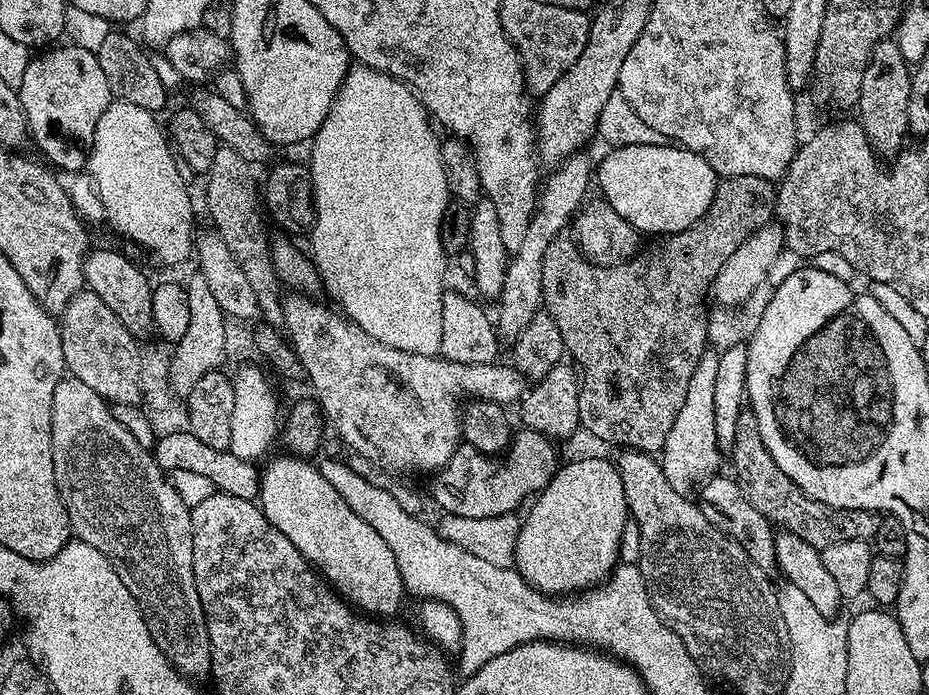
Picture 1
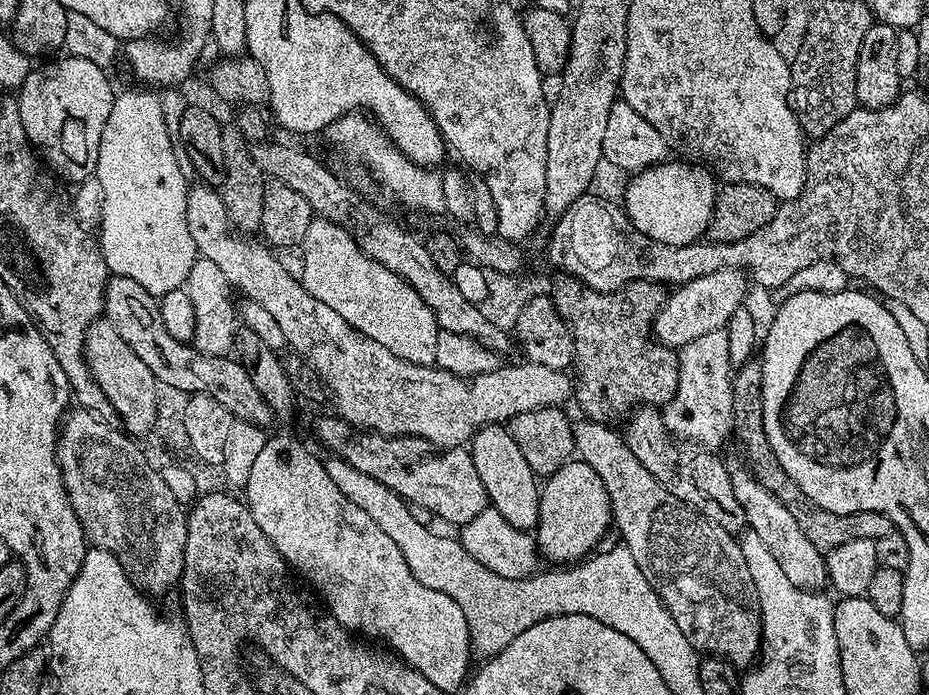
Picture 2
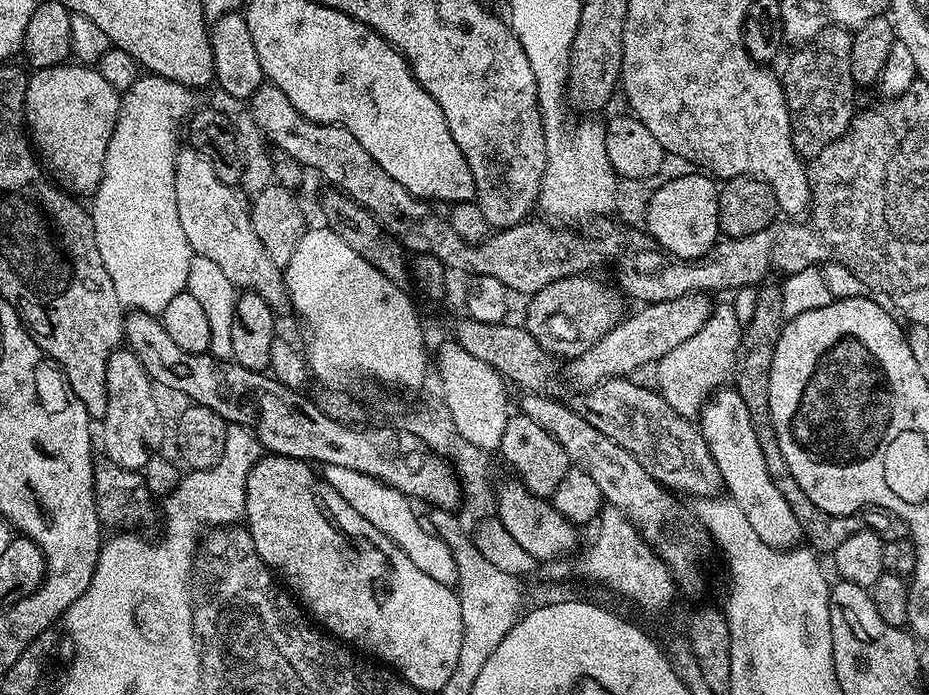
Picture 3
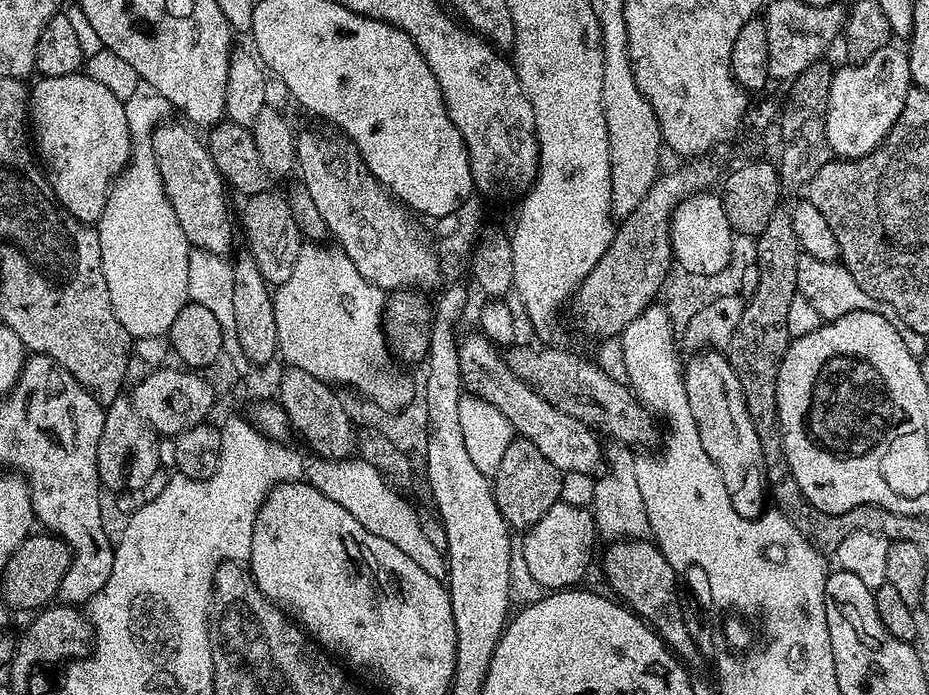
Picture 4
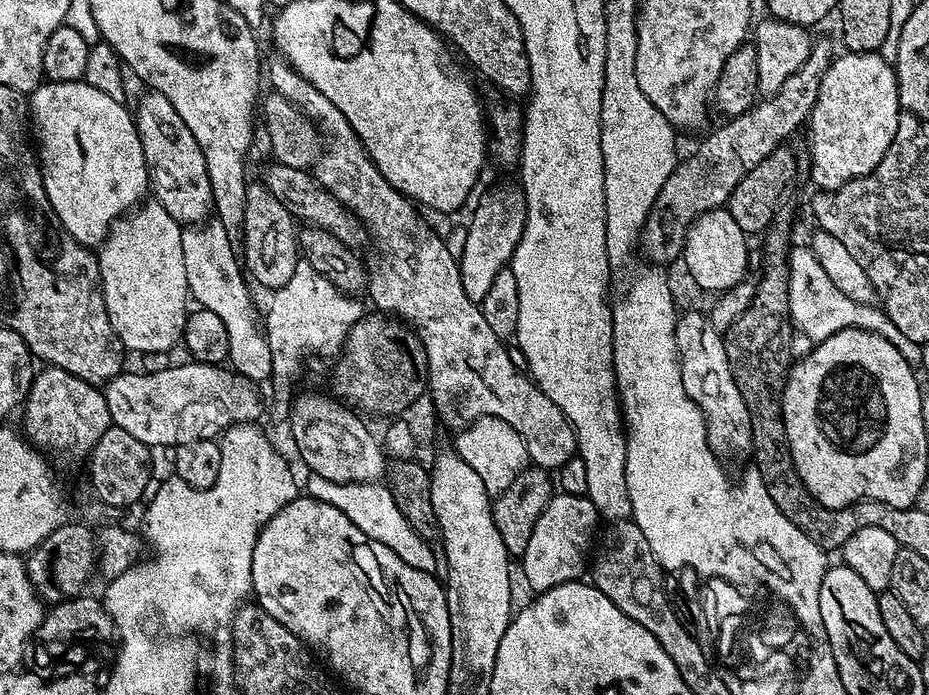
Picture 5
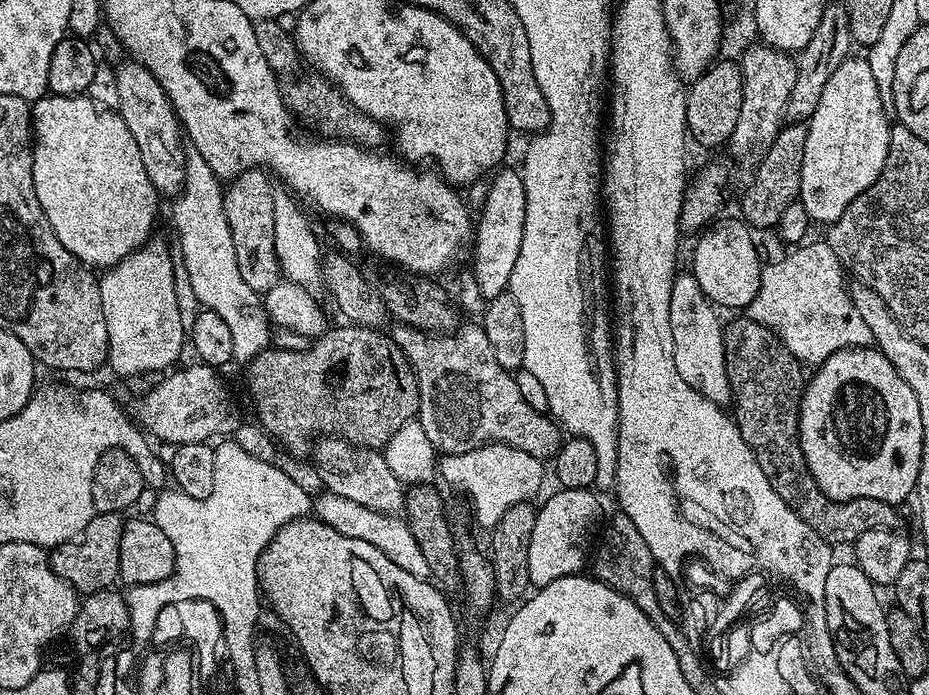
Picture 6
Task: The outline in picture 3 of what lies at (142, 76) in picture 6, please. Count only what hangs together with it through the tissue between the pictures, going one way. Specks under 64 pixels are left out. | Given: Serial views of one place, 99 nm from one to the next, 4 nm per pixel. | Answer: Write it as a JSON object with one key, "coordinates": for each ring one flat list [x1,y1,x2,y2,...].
{"coordinates":[[190,146,177,151,174,162,174,198,178,202,178,222,182,222,182,230,186,234,186,242,190,242,193,253,202,258,210,258,222,269,222,274,230,278,230,282,238,289,258,294,273,310,289,303,288,292,284,289,284,273,274,262,270,262,270,254,262,250,262,242,258,242,258,234,254,234,254,226,248,217,249,209,240,201,241,193,233,185,222,182,214,174,210,162,198,154]]}

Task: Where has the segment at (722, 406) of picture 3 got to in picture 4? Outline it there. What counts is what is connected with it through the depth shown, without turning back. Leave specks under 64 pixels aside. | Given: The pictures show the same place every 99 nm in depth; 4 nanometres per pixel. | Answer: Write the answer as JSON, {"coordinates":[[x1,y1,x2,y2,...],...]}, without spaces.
{"coordinates":[[701,350,693,355,692,361,687,361,684,371,686,398,690,402,690,414,694,414,694,422,698,426,698,438,702,438,702,450,718,466,718,474,722,474,722,486,726,486,726,494,742,514,742,518,756,519,765,511,766,477,764,474,764,455,762,442,758,442,758,430,754,430,754,422,750,422,750,410,746,410,746,398,742,394,742,386,738,382,738,374,730,366,727,355,720,350]]}

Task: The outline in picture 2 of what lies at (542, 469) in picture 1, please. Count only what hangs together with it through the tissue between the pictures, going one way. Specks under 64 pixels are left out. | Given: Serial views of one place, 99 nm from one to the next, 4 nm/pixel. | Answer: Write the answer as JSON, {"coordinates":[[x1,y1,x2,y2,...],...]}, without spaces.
{"coordinates":[[335,414,324,416,316,424,316,436,329,448,333,457,354,466,354,470,362,470,362,474,370,474,370,478,378,478,382,486,390,486,402,499,409,504,418,503,426,506,437,521,445,520,448,524,461,526,477,518,484,508,489,507,488,495,482,486,482,478,478,478,478,470,474,470,471,451,467,447,450,448,441,451,436,456,428,456,430,446,417,436,383,436,377,432,366,432,341,420]]}

